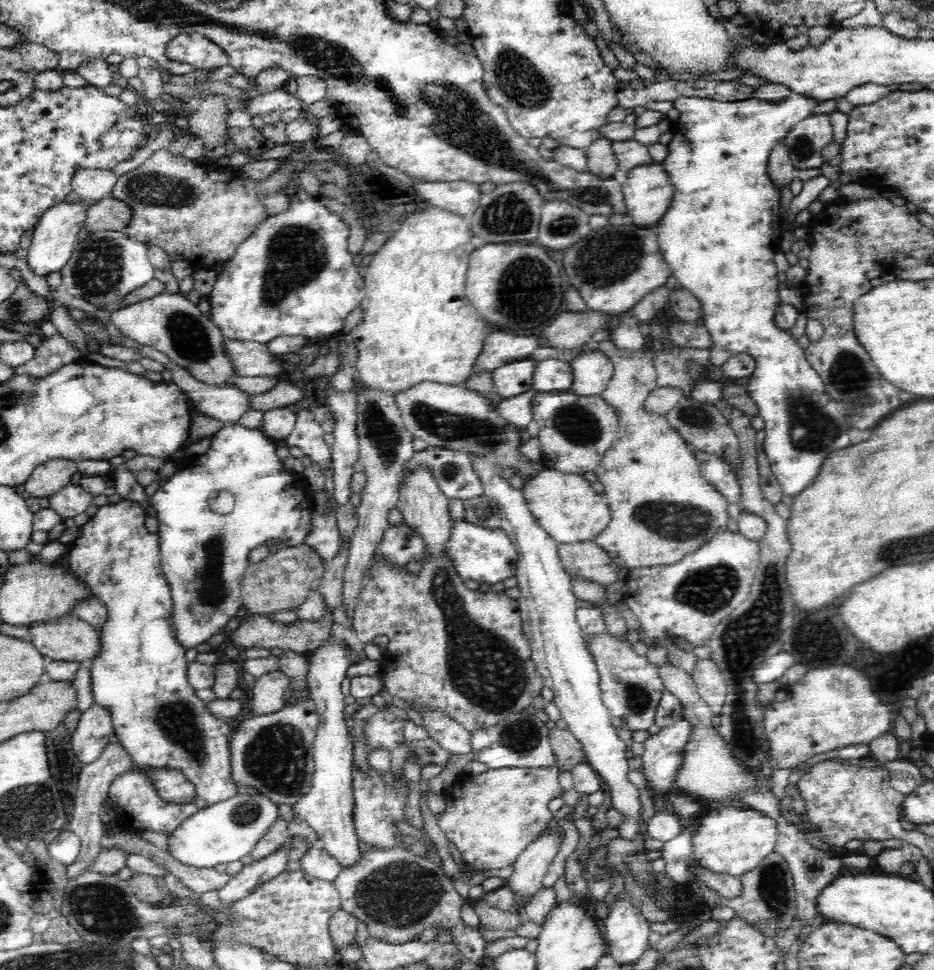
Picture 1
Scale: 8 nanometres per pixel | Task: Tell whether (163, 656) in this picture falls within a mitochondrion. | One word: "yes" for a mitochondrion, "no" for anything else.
no

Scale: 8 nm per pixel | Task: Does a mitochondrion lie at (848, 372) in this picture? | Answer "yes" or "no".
yes

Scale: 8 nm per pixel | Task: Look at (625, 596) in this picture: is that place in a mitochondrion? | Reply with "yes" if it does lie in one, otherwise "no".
no

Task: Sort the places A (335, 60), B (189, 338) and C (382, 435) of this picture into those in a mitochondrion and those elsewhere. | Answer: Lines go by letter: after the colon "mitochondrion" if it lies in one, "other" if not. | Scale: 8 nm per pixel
A: mitochondrion
B: mitochondrion
C: mitochondrion

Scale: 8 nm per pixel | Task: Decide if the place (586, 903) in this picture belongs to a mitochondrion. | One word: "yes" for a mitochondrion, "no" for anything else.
no

